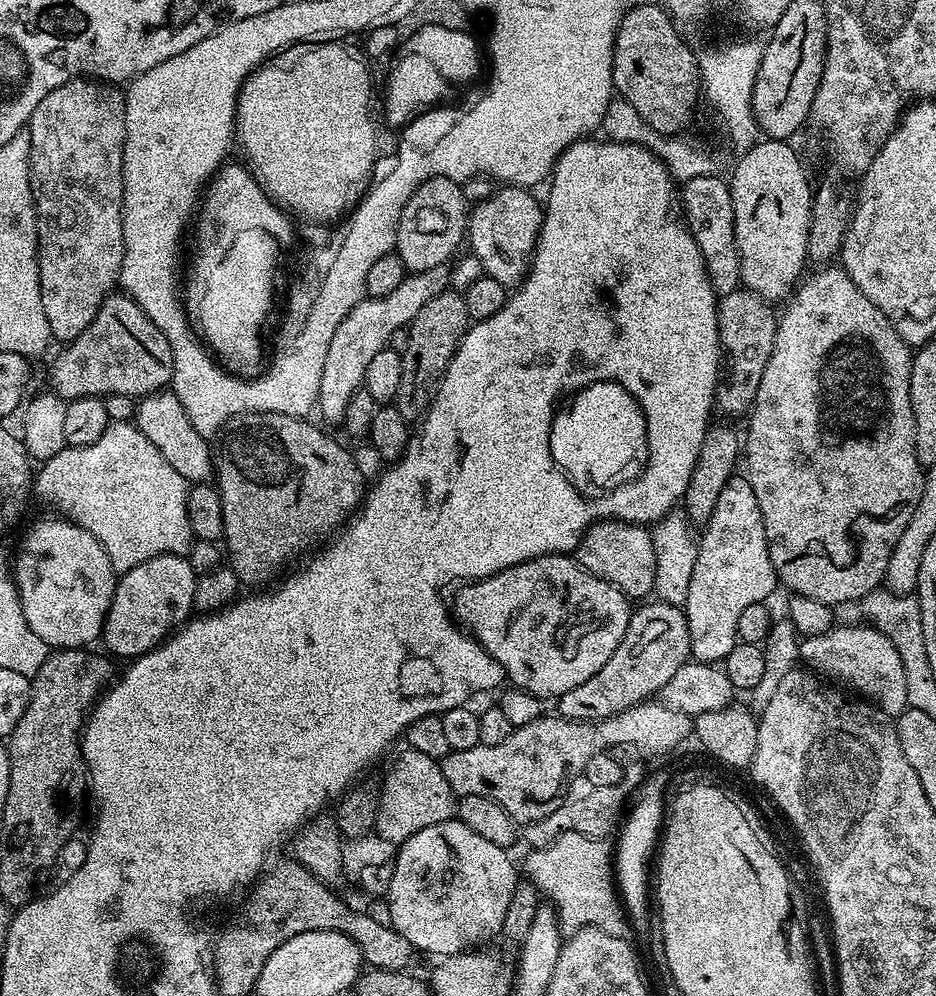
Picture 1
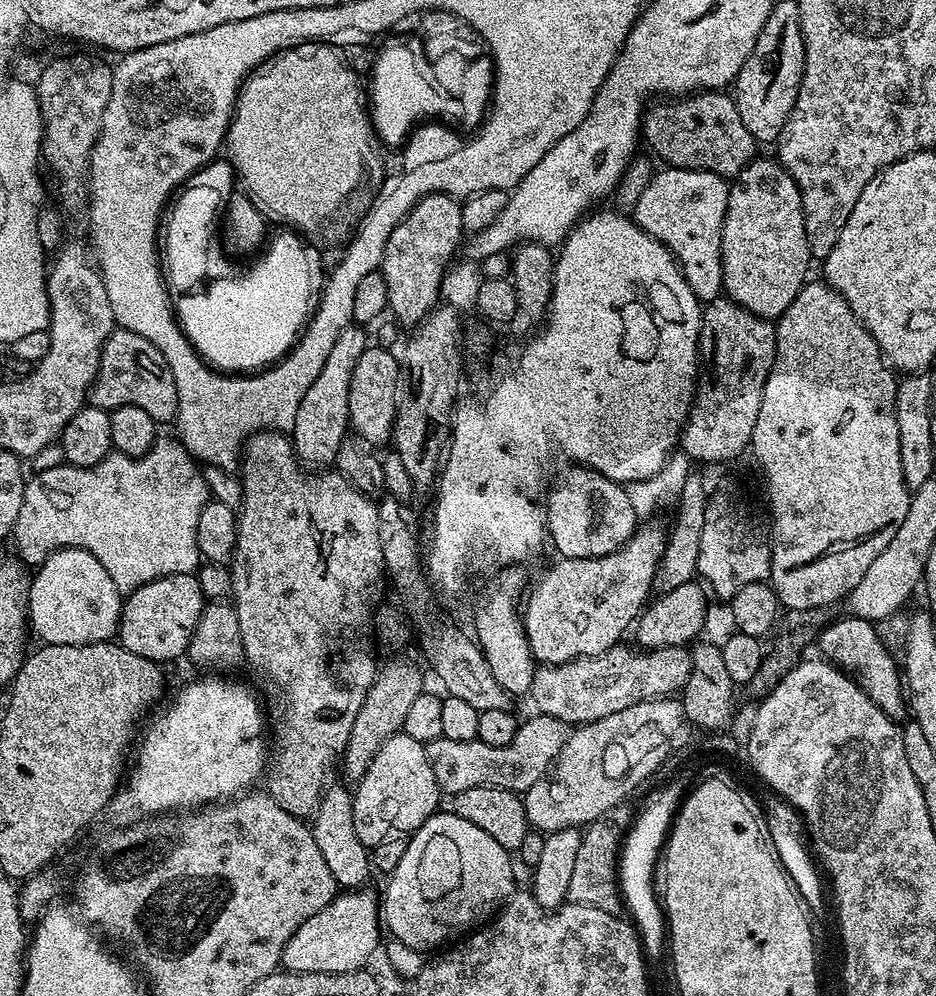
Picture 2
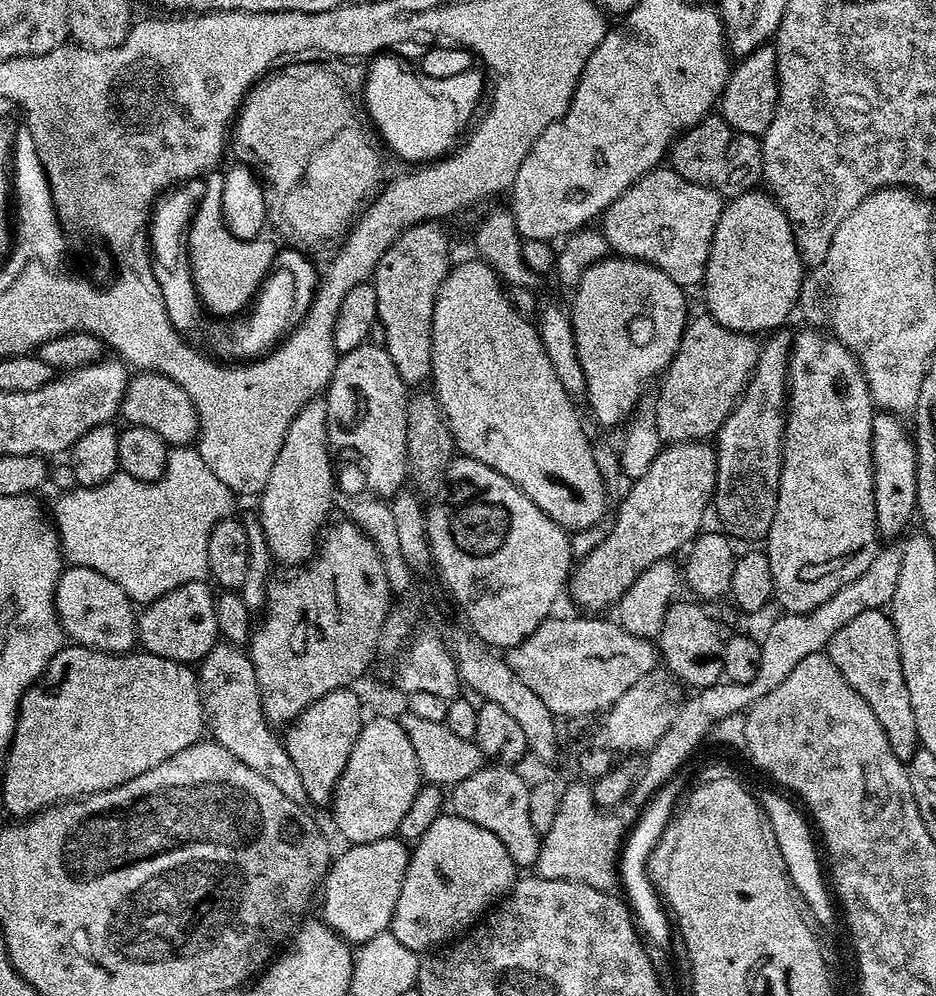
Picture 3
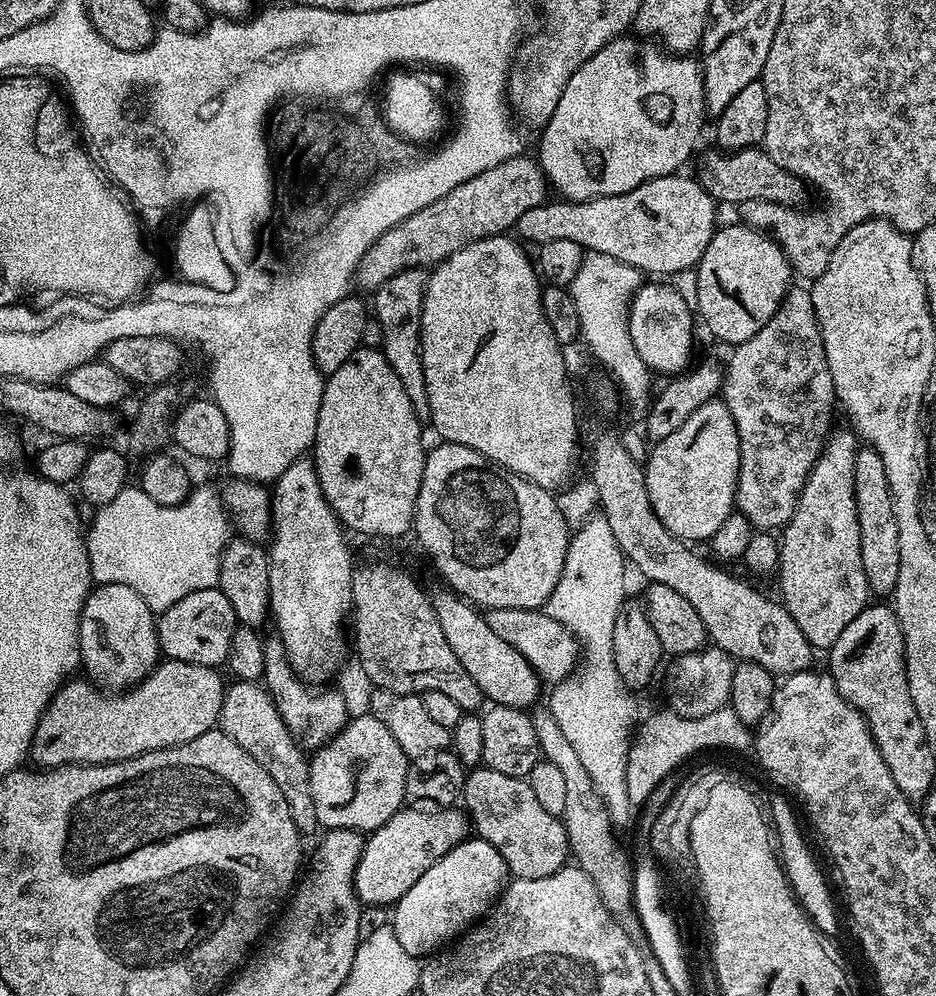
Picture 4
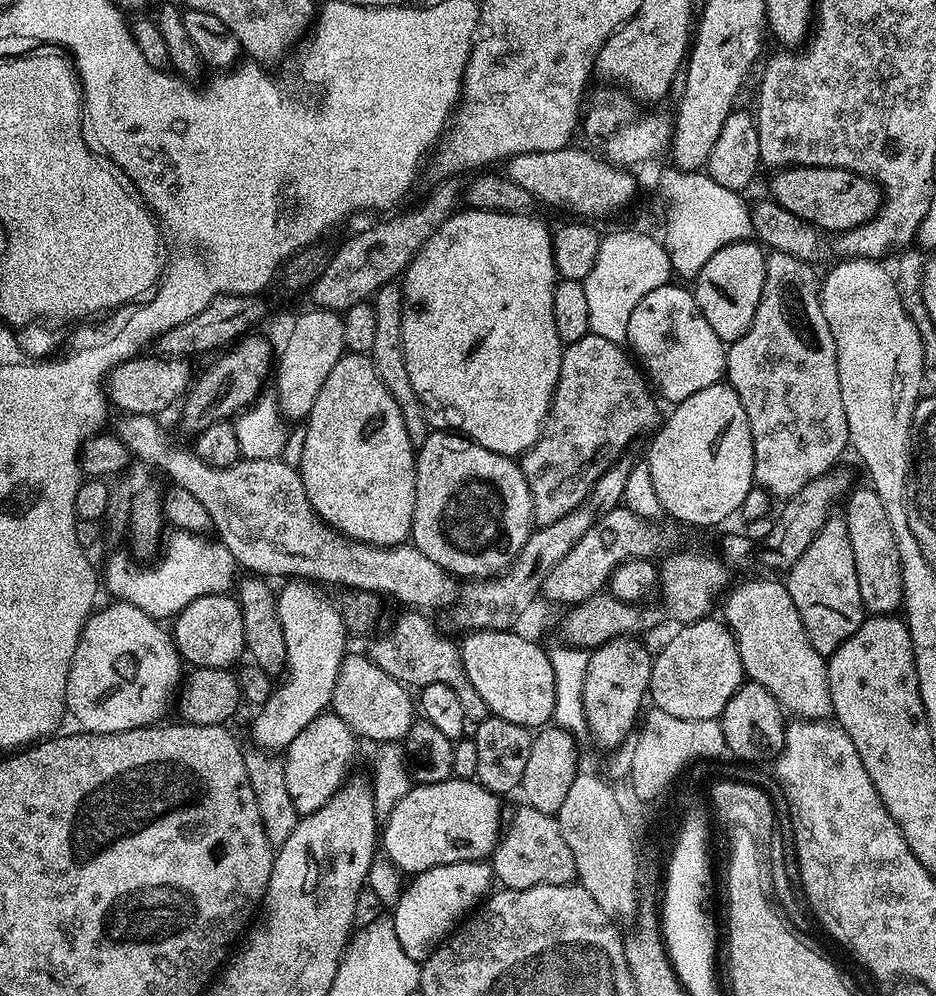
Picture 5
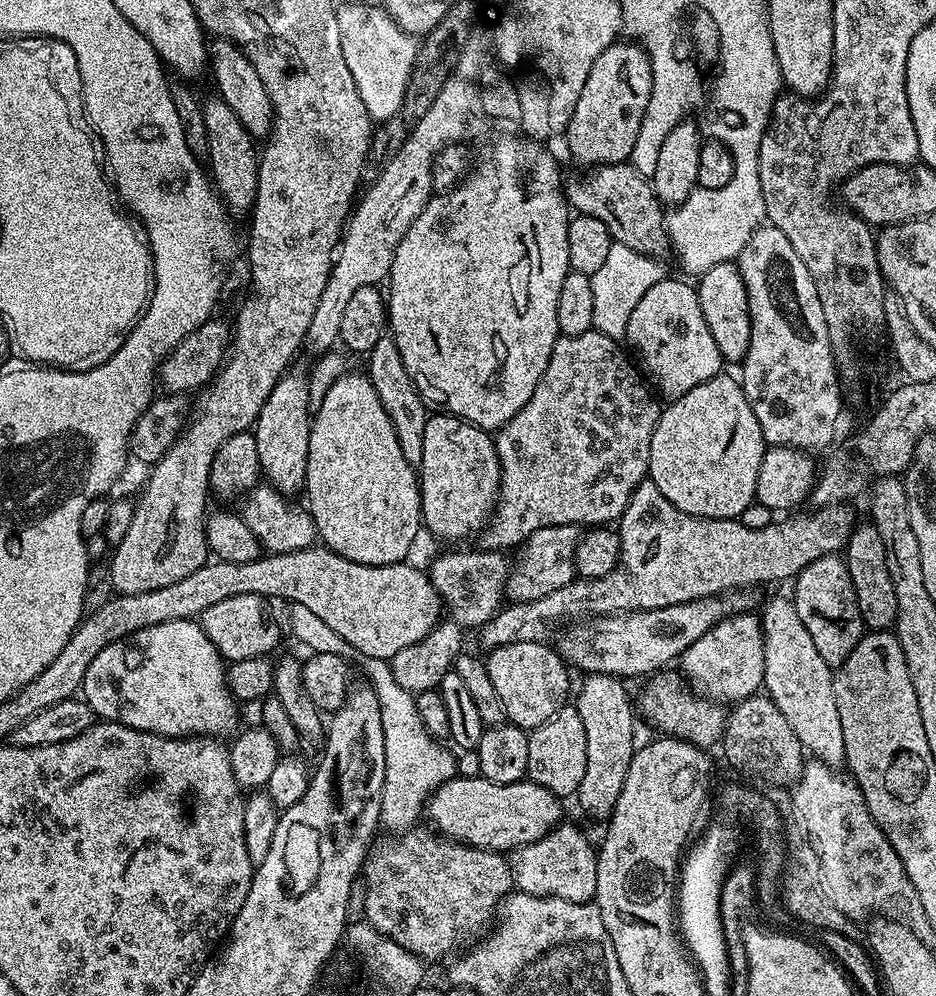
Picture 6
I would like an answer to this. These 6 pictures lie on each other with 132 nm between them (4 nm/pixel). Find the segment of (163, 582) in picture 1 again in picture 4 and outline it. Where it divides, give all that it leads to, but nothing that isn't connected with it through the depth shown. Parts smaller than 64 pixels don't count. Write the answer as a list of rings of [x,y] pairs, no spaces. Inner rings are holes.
[[[215,587],[194,590],[194,594],[186,594],[182,602],[174,602],[174,606],[159,613],[156,637],[160,639],[160,651],[167,659],[216,668],[227,661],[231,638],[237,627],[230,598]]]

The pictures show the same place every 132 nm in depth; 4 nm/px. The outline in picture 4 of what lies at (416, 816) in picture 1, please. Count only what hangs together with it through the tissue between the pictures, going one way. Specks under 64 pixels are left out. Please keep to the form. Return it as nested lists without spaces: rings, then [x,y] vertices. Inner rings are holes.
[[[370,714],[349,719],[336,736],[315,749],[308,760],[310,776],[310,798],[314,798],[316,823],[321,829],[349,828],[361,834],[371,833],[382,827],[394,814],[405,807],[404,791],[410,779],[410,758],[398,746],[398,738]]]

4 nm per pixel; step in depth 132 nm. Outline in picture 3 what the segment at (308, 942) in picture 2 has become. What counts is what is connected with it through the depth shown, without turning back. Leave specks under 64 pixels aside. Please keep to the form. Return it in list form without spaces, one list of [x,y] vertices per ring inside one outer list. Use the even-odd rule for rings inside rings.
[[[387,836],[382,838],[378,842],[366,842],[365,844],[354,844],[345,847],[345,852],[340,857],[331,861],[328,875],[324,877],[322,881],[322,896],[324,892],[324,913],[322,913],[322,919],[324,923],[329,924],[335,932],[340,935],[343,940],[347,940],[349,945],[359,946],[365,944],[370,938],[374,938],[378,934],[389,931],[392,923],[392,918],[396,914],[396,907],[398,906],[398,894],[402,894],[402,882],[406,878],[406,870],[408,869],[408,862],[410,859],[410,848],[405,841],[397,838],[396,836]]]

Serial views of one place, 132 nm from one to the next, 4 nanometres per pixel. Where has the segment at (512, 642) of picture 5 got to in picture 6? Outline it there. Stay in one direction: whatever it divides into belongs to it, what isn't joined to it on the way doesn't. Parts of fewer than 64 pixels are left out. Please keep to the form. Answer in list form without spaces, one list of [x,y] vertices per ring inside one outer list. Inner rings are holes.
[[[535,640],[534,642],[514,642],[510,646],[495,648],[487,653],[486,665],[494,689],[498,692],[498,698],[504,707],[504,715],[511,723],[517,724],[519,728],[533,730],[546,723],[553,714],[570,700],[568,698],[568,672],[569,665],[555,647],[547,648],[547,643]]]

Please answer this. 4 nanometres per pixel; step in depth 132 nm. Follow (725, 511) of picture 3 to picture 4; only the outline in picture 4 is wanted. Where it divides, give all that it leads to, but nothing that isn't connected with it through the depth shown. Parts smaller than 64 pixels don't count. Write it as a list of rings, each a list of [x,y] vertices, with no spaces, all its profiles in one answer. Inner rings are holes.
[[[789,287],[770,322],[766,322],[754,338],[731,349],[728,368],[726,364],[723,369],[722,399],[734,418],[740,439],[740,469],[734,508],[756,530],[783,529],[794,514],[804,479],[815,466],[833,427],[832,407],[835,409],[838,404],[818,318],[814,314],[814,302],[805,289],[803,292],[796,287]]]

